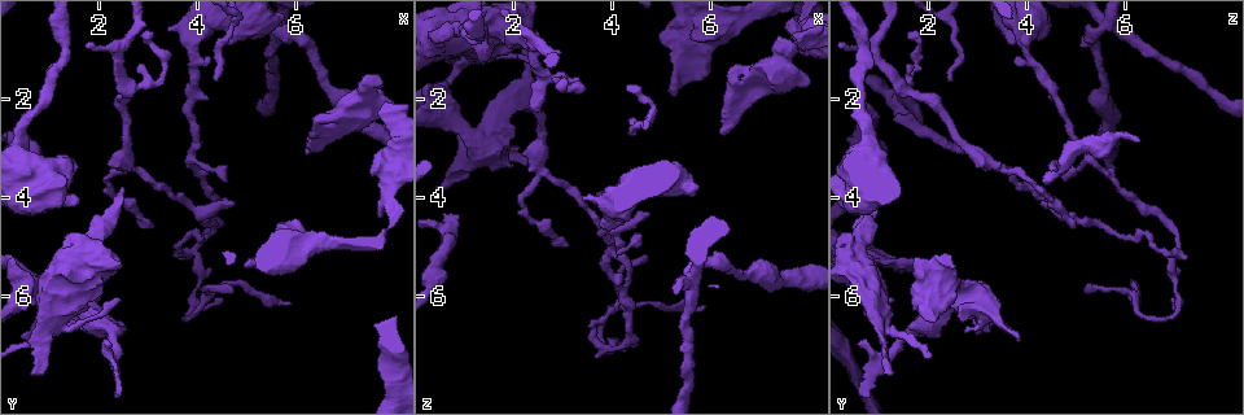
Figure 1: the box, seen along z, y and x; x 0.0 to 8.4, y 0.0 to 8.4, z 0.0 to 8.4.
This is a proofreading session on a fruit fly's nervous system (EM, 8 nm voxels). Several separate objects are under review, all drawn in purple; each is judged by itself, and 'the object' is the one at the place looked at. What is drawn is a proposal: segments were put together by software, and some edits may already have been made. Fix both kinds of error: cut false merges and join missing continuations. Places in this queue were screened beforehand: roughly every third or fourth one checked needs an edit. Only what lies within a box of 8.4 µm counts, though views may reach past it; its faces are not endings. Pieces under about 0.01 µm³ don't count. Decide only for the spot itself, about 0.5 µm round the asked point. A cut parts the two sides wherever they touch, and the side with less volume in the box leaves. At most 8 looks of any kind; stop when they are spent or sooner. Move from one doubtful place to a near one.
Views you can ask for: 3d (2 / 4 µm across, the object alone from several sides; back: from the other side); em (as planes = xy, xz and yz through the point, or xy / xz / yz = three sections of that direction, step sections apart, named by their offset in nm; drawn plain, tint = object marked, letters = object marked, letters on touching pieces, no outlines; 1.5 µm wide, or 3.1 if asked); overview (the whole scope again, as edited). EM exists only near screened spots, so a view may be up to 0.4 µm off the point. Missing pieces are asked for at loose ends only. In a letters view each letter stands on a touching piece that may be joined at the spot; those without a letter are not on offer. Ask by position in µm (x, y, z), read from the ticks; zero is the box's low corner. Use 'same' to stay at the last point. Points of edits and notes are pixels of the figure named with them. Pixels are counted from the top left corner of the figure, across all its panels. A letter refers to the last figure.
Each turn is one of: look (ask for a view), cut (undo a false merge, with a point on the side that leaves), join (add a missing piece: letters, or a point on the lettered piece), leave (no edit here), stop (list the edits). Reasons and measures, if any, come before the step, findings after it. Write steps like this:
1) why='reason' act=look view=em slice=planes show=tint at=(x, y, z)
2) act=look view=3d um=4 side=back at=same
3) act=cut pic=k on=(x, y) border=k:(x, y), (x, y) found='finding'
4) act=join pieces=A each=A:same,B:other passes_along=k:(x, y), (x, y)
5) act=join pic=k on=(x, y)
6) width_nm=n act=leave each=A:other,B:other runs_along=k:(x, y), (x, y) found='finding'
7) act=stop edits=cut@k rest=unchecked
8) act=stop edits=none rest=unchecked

why='branch stops here' act=look view=em slice=yz step=4 show=tint at=(6.15, 3.00, 2.65)

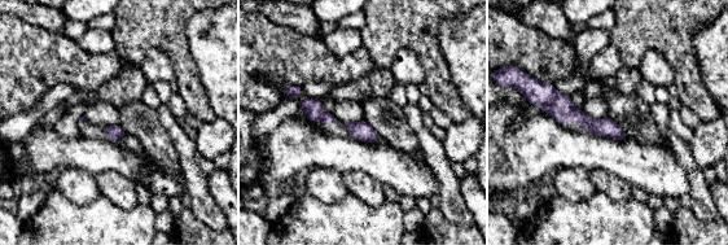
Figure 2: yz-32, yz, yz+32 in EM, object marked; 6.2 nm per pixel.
act=look view=em slice=xy step=8 show=letters at=same

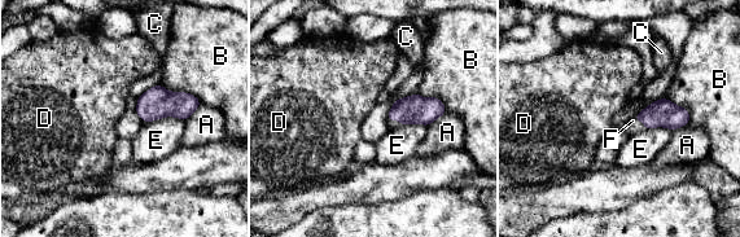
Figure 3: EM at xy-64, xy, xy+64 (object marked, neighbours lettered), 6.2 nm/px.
longest_contact=E:260nm act=join pieces=F each=A:other,B:other,C:other,D:other,E:other,F:same passes_along=3:(662, 113), (640, 119), (633, 127) found='it goes on there'

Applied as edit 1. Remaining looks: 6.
act=look view=overview

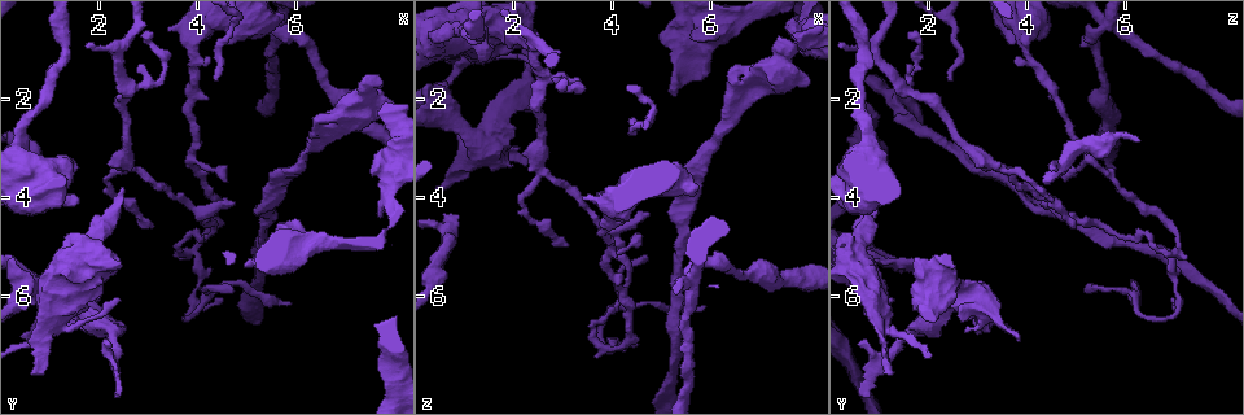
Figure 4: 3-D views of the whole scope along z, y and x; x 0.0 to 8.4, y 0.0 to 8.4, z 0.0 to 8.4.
why='abrupt turn' act=look view=em slice=planes show=letters at=(4.00, 5.00, 7.10)

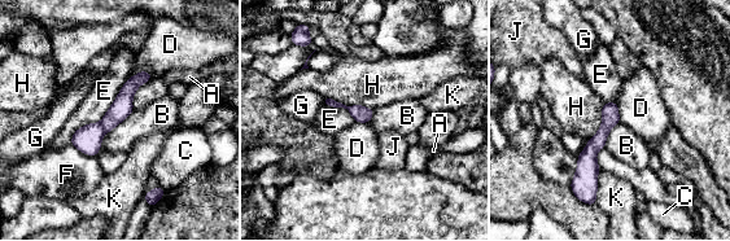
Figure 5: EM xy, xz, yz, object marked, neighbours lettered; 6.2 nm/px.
longest_contact=E:550nm act=cut pic=5 on=(122, 106) each=A:other,B:other,C:other,D:other,E:other,F:other,G:other,H:other,J:other,K:other part_leaving=5:(613, 105), (588, 156), (586, 189) found='a second cell is stuck on'

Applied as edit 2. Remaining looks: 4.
why='an open end' act=look view=em slice=planes show=letters at=(0.55, 3.65, 4.30)

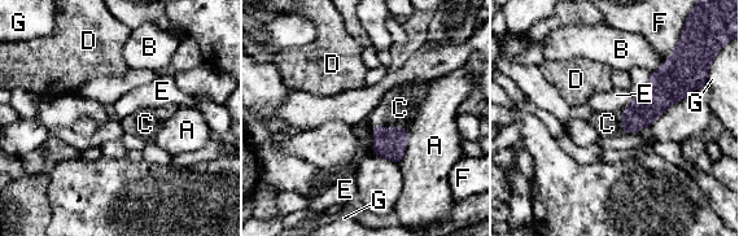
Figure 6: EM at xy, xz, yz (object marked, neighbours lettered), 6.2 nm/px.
act=join pieces=C each=A:other,B:other,C:same,D:other,E:other,F:other,G:other passes_along=6:(389, 143), (389, 127), (399, 108) found='the cell continues'

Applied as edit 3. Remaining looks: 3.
act=stop edits=join@3,cut@5,join@6 rest=unchecked

